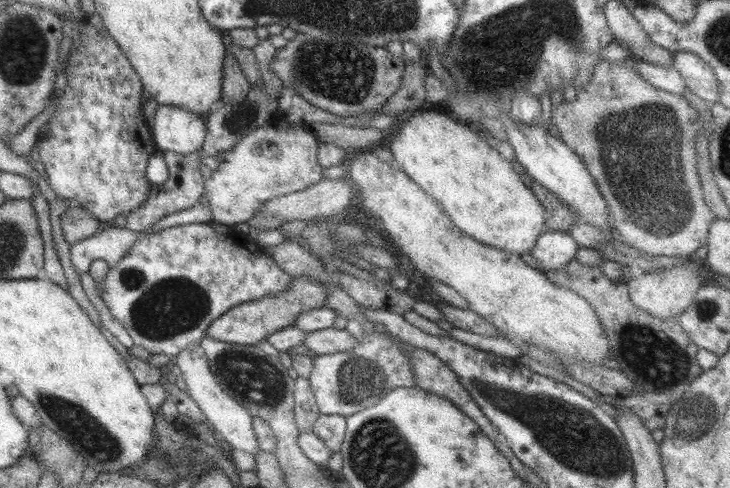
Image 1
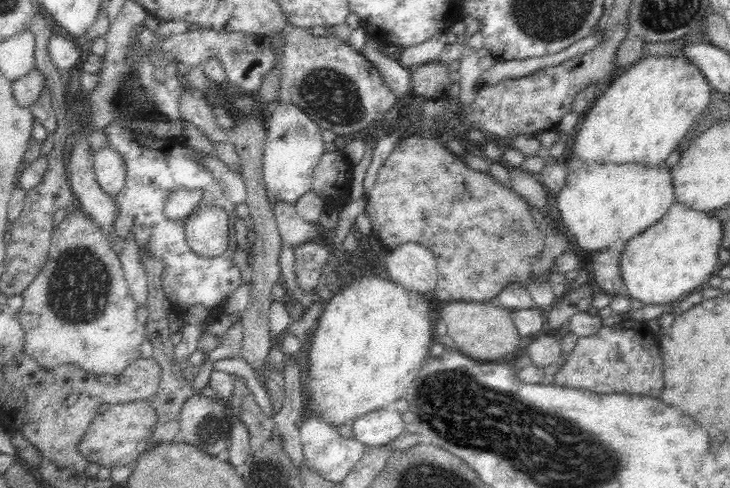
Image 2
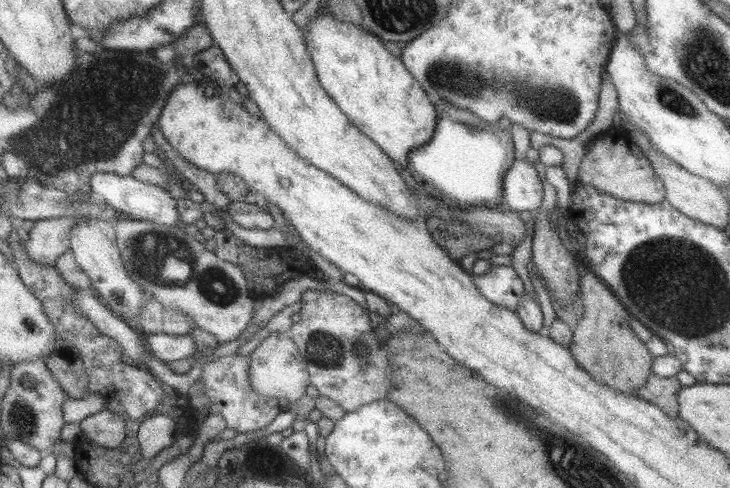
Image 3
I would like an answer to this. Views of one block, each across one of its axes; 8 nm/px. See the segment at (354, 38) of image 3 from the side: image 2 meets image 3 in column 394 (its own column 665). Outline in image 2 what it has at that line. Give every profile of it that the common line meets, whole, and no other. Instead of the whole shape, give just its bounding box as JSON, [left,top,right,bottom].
[571,55,712,168]

